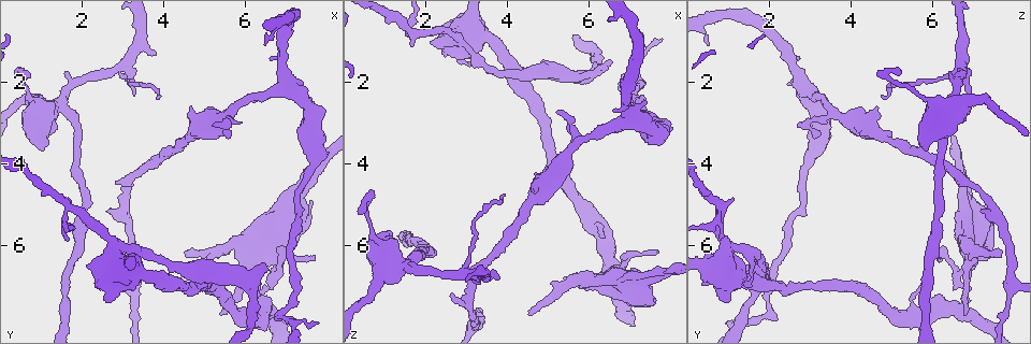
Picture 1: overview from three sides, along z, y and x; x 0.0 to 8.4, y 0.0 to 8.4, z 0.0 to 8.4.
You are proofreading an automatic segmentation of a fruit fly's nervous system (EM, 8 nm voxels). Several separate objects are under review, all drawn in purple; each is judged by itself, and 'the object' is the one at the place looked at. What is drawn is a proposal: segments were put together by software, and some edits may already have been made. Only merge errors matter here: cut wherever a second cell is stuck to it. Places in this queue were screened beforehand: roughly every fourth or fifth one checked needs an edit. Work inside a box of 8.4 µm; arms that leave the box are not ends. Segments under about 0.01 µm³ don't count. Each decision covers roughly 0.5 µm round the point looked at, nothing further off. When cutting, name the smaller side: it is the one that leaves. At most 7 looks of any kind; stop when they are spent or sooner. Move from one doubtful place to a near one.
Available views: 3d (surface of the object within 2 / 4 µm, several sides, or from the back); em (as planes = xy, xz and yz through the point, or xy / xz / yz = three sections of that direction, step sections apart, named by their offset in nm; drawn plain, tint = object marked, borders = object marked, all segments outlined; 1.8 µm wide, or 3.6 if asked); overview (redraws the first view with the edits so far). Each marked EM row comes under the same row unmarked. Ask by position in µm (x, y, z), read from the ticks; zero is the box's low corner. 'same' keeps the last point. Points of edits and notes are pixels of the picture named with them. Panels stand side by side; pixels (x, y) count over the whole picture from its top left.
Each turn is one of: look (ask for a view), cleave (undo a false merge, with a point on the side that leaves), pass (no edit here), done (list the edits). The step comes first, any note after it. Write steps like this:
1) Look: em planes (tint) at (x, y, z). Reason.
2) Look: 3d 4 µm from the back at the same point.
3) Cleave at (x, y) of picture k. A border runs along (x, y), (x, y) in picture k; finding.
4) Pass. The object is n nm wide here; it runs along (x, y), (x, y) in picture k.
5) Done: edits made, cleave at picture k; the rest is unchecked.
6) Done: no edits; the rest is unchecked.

Look: em xy step 8 (tint) at (6.55, 6.10, 7.05).

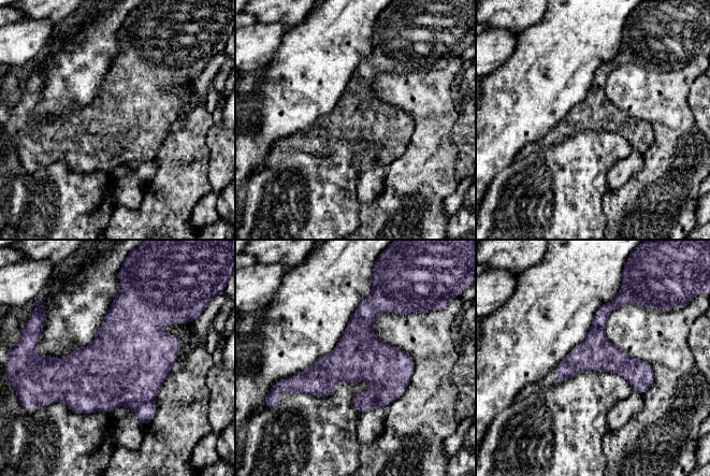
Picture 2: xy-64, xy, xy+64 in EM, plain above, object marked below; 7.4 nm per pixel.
Cleave at (131, 373) of picture 2. A border runs along (155, 399), (141, 404), (133, 412) in picture 2; a second cell is stuck on.

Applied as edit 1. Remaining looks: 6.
Look: 3d 4 µm at (7.75, 3.75, 3.05). Sudden change in width.

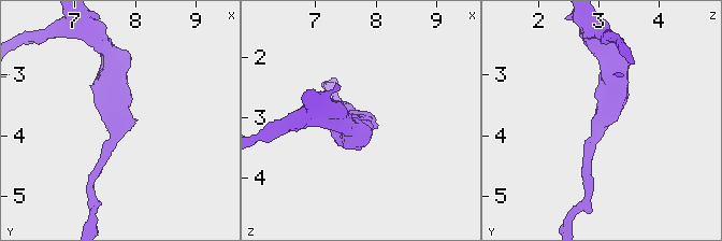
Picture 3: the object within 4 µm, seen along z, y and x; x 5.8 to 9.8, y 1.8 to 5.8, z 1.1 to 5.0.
Look: em xz step 16 (tint) at (7.75, 3.70, 3.05). Shape alone is not enough.

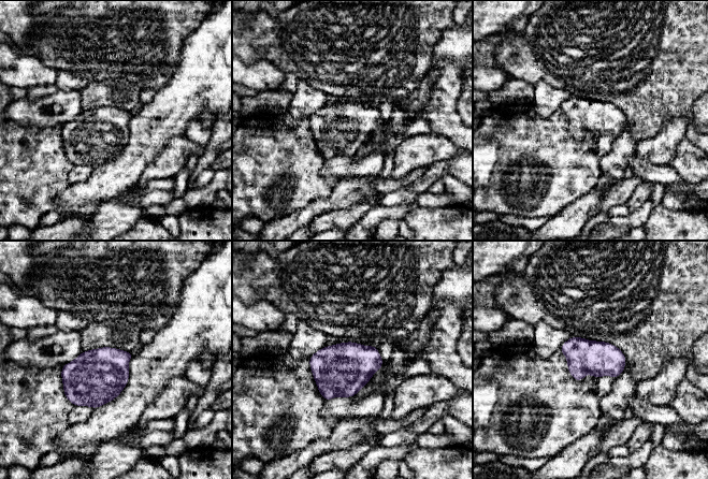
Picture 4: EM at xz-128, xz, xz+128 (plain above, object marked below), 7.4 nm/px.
Look: em planes (tint) at the same point. Cut it another way.

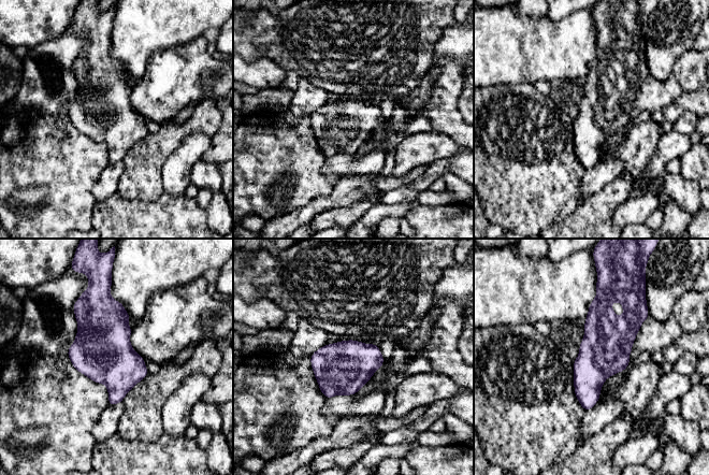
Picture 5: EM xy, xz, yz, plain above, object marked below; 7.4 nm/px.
Pass. All the same cell.

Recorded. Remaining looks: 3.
Look: 3d 4 µm at (5.95, 6.95, 1.80). Calibre changes.

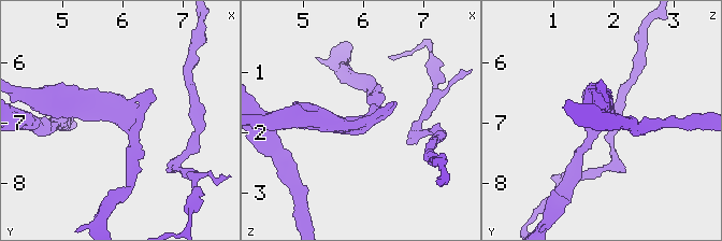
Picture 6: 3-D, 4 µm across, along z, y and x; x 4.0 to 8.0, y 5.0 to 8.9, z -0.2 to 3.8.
Look: em planes (borders) at (5.95, 6.90, 1.85).

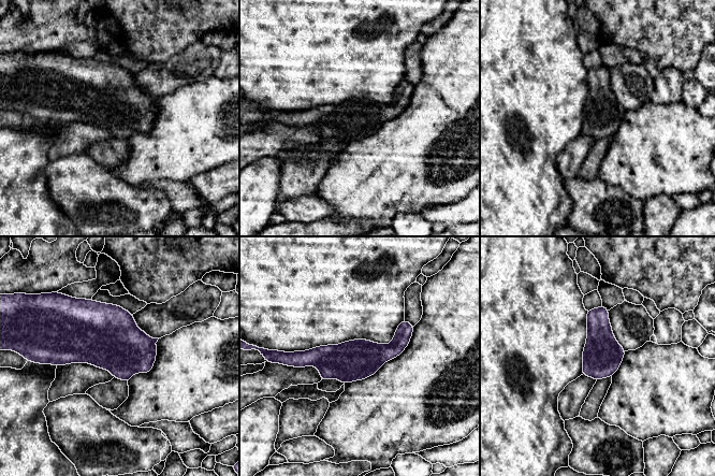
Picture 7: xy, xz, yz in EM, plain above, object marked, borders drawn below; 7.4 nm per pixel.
Pass. It runs along (410, 327), (387, 352), (295, 362) in picture 7; one cell here.

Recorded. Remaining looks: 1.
Done: edits made, cleave at picture 2; the rest is unchecked.

